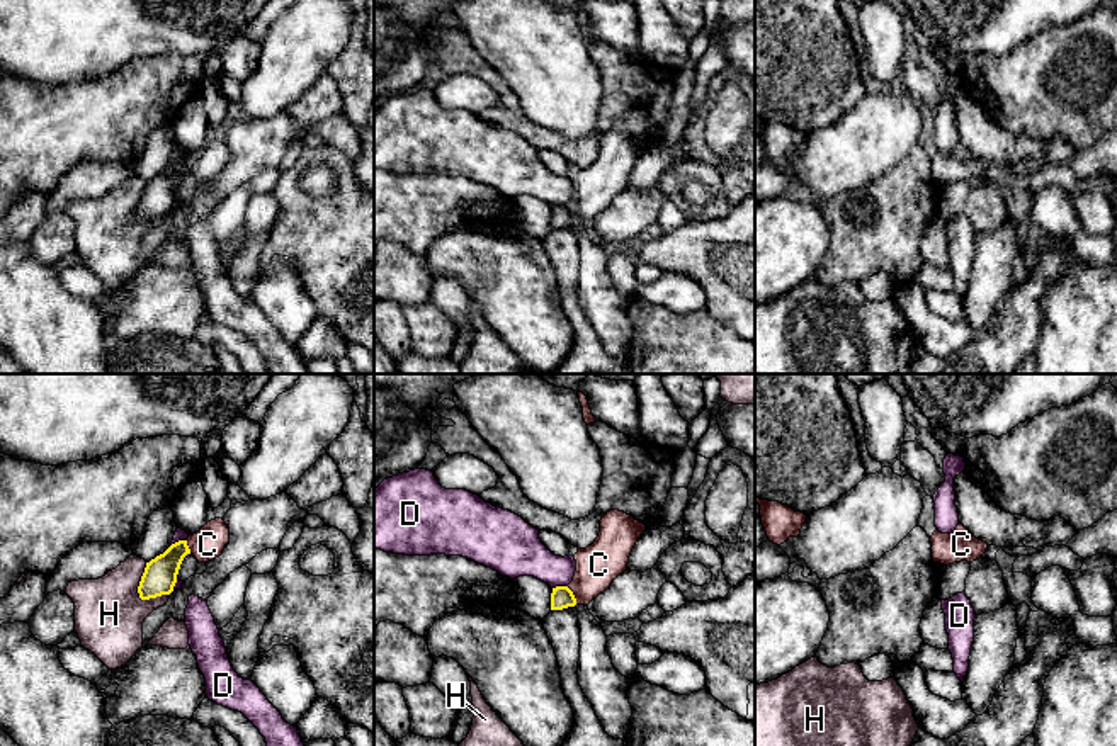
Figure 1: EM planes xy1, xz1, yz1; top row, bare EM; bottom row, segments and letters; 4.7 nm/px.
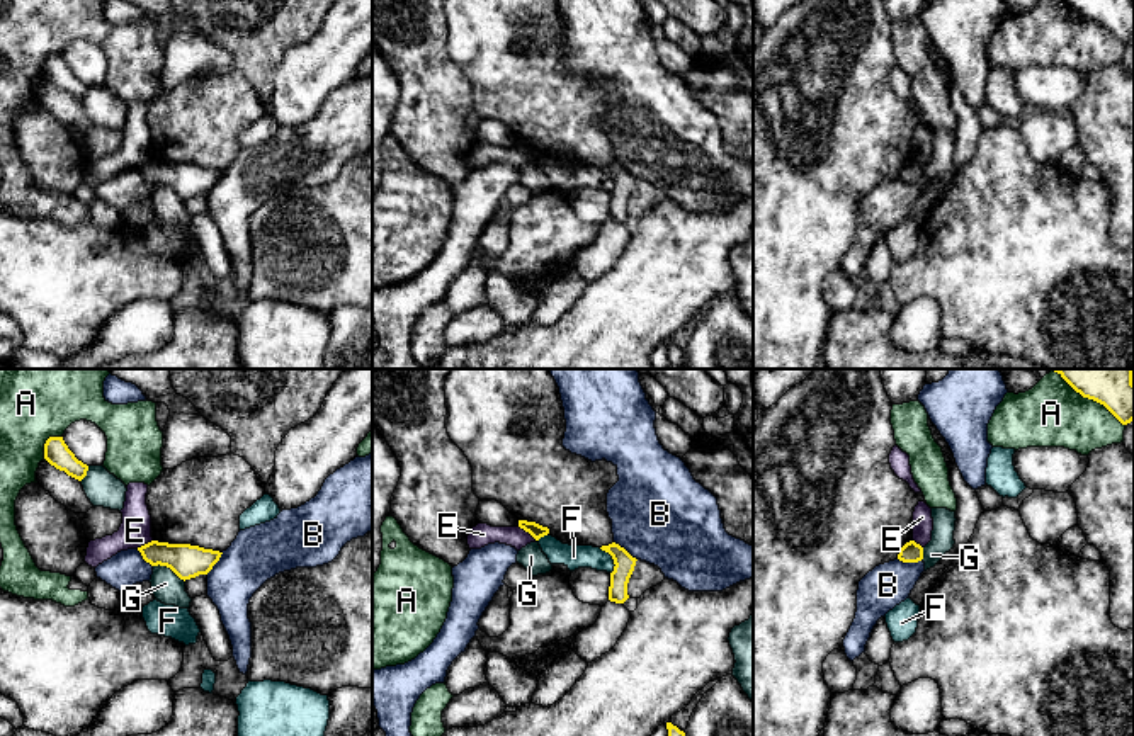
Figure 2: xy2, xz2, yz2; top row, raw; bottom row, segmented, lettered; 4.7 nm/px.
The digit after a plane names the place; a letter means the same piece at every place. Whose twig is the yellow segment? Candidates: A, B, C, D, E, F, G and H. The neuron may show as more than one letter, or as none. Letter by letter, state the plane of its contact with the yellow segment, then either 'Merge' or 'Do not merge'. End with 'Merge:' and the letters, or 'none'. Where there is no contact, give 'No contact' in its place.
A: Touches yellow in yz2. Do not merge
B: Touches yellow in yz2. Do not merge
C: Touches yellow in xz1. Merge
D: Touches yellow in xz1. Do not merge
E: Touches yellow in xz2. Do not merge
F: Touches yellow in xz2. Do not merge
G: Touches yellow in xy2. Do not merge
H: Touches yellow in xy1. Do not merge
Merge: C

